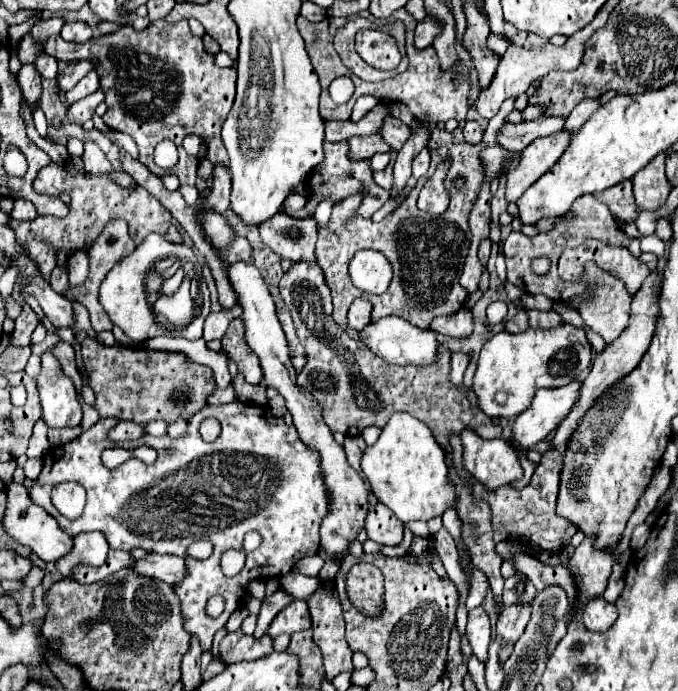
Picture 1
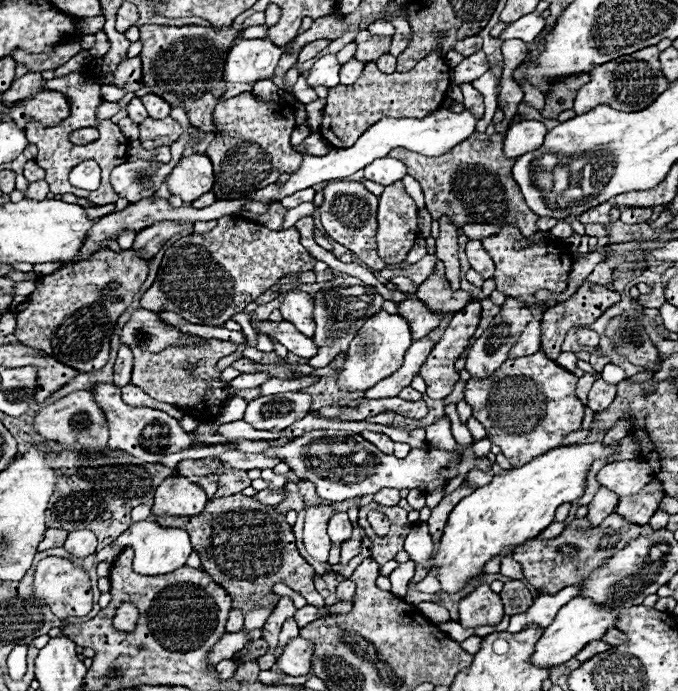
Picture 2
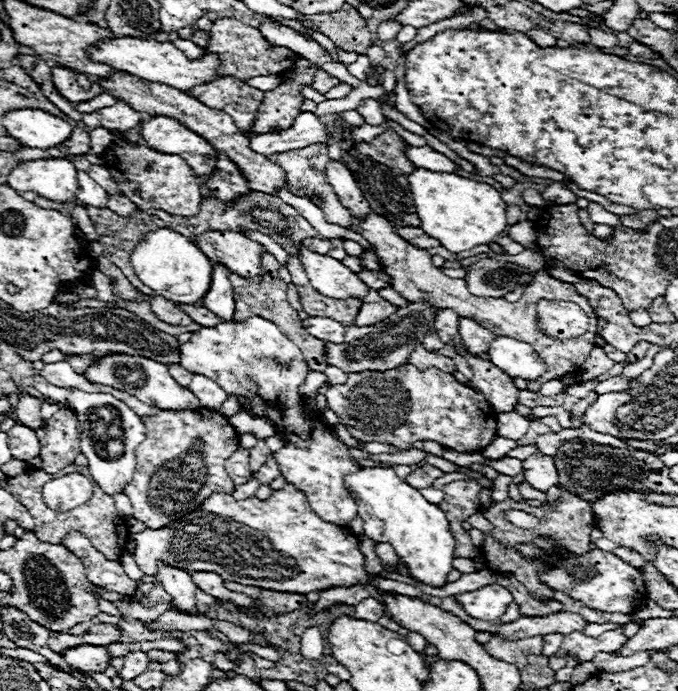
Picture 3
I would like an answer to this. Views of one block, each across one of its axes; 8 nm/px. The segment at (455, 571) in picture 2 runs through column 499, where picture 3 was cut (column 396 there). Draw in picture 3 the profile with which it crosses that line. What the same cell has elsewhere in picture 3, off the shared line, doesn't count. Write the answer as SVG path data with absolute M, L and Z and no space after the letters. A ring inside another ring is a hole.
M364 468L352 476L346 476L344 482L356 500L358 516L364 520L364 536L392 544L400 562L408 566L408 576L416 582L434 588L446 586L456 542L444 512L436 504L426 502L420 490L398 478L392 468Z

